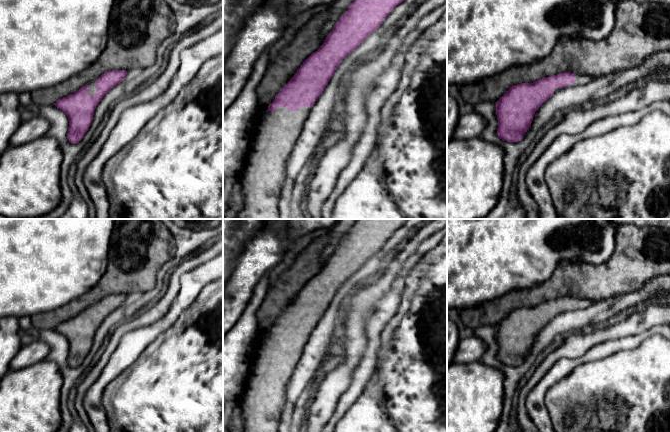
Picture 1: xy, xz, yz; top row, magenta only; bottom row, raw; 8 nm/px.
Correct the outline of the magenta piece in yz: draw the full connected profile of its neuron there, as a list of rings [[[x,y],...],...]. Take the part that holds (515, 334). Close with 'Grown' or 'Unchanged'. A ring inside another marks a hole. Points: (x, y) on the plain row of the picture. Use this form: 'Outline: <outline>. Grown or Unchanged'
Outline: [[[563,296],[543,301],[533,307],[514,309],[496,326],[498,361],[507,366],[519,366],[529,353],[535,336],[554,317],[566,311],[586,308],[593,301]]]. Grown

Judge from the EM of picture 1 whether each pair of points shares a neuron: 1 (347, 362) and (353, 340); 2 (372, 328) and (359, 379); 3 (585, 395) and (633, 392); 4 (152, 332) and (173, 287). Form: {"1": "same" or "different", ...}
{"1": "same", "2": "same", "3": "same", "4": "different"}

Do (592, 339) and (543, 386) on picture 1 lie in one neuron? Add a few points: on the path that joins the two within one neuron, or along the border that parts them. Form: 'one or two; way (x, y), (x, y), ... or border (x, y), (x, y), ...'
two; border (593, 345), (578, 357), (560, 358)

